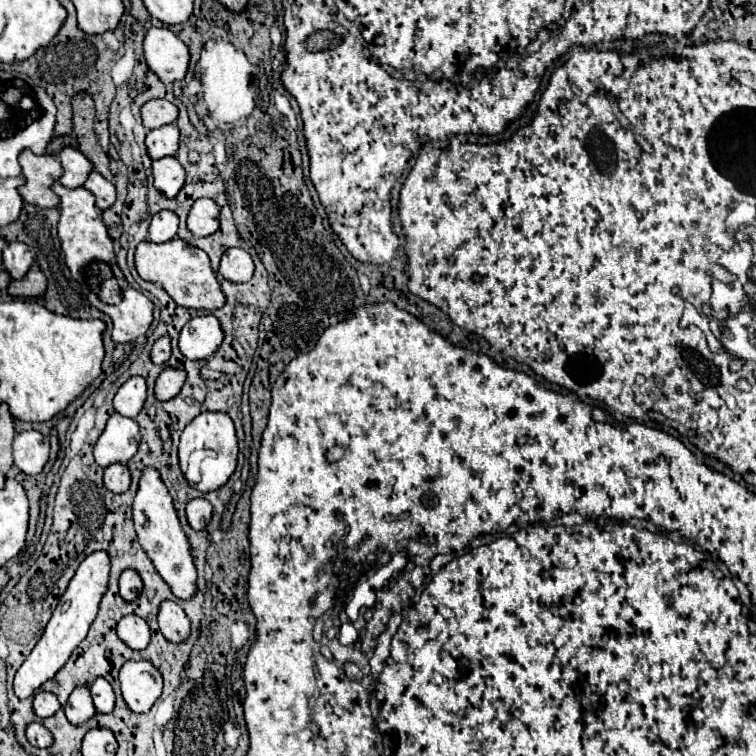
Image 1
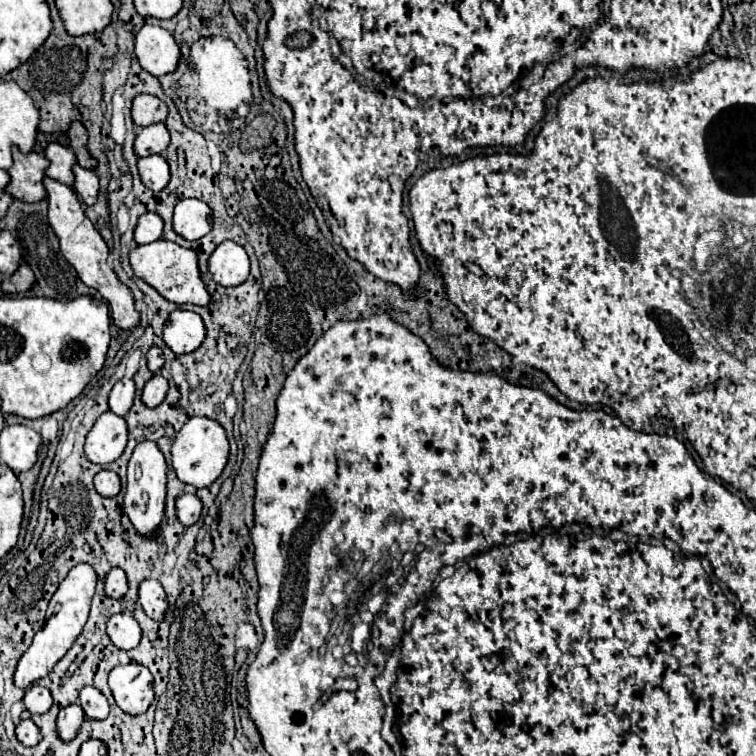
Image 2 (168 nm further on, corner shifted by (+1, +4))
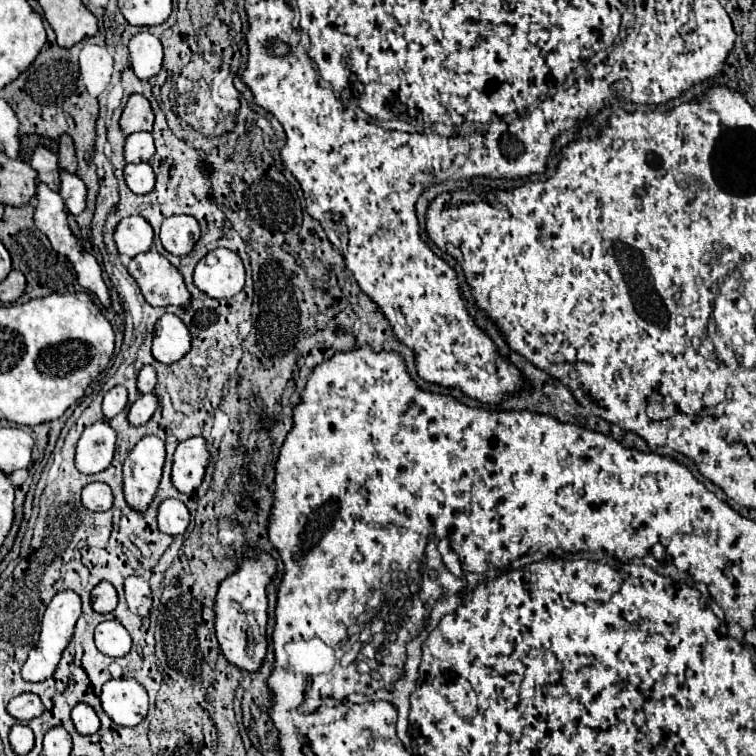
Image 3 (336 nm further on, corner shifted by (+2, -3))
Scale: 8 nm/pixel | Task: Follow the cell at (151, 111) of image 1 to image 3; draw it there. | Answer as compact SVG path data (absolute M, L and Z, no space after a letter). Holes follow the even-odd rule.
M132 94L120 116L122 132L128 136L132 132L150 130L150 126L154 126L154 114L150 102L142 94Z

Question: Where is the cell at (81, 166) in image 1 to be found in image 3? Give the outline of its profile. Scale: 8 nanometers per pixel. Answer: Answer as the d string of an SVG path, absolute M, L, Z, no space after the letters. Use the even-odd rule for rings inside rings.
M38 146L32 152L30 166L38 172L36 182L44 182L50 190L58 192L58 186L60 186L60 178L58 178L58 156L54 152L50 152L44 146Z

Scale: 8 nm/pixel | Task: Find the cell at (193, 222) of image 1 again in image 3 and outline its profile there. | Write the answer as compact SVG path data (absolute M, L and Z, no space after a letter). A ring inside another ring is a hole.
M170 216L162 222L160 242L174 256L186 256L200 238L200 226L190 216Z

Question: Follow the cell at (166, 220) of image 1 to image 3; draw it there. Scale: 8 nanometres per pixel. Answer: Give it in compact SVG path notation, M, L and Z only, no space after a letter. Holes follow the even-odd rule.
M128 216L118 222L112 238L120 254L134 258L136 254L150 250L154 232L152 226L142 216Z

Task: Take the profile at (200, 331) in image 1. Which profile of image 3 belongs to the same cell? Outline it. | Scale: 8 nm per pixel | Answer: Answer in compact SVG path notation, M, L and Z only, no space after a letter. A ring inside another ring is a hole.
M164 314L156 328L152 340L152 356L162 364L178 362L190 350L190 332L182 320L174 314Z

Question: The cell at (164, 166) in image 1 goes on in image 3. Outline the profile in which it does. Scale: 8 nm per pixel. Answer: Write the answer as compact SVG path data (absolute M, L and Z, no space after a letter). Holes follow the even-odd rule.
M146 162L126 164L124 180L134 194L148 194L150 190L154 190L154 172L152 172L152 166Z

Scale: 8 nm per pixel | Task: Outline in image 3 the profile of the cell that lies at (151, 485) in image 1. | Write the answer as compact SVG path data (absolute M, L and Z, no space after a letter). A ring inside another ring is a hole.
M144 436L124 460L124 496L134 510L144 510L162 478L164 442L158 436Z

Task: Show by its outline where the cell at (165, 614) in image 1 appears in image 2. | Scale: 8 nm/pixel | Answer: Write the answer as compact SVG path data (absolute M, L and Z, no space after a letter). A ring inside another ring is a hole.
M147 579L139 585L139 603L143 605L145 613L153 619L153 621L163 621L165 613L169 609L169 601L167 595L161 587L159 581L155 579Z

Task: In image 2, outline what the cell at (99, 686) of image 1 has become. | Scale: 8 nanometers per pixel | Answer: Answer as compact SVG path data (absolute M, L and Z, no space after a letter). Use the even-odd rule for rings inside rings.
M83 687L79 695L79 703L87 717L91 719L105 719L109 715L109 701L97 687Z

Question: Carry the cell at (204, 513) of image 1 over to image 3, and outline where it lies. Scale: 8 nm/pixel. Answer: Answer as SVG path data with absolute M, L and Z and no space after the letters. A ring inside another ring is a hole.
M166 498L160 502L158 516L156 516L160 532L170 534L170 536L184 534L188 528L188 520L190 520L190 514L188 514L188 508L184 506L184 502L180 502L176 498Z

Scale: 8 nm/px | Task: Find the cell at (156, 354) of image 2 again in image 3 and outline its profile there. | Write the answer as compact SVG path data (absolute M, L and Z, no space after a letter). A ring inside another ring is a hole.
M144 366L144 368L138 372L138 382L136 382L136 386L138 386L138 392L140 392L140 394L152 392L154 386L156 386L156 370L154 370L152 366Z

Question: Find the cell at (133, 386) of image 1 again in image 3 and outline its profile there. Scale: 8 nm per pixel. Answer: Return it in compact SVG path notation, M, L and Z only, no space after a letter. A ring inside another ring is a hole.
M114 386L114 388L110 388L110 390L106 392L106 396L104 396L104 402L102 402L102 412L104 412L104 416L106 416L108 420L114 418L116 414L120 414L120 412L124 410L126 402L128 402L128 392L126 392L124 386Z

